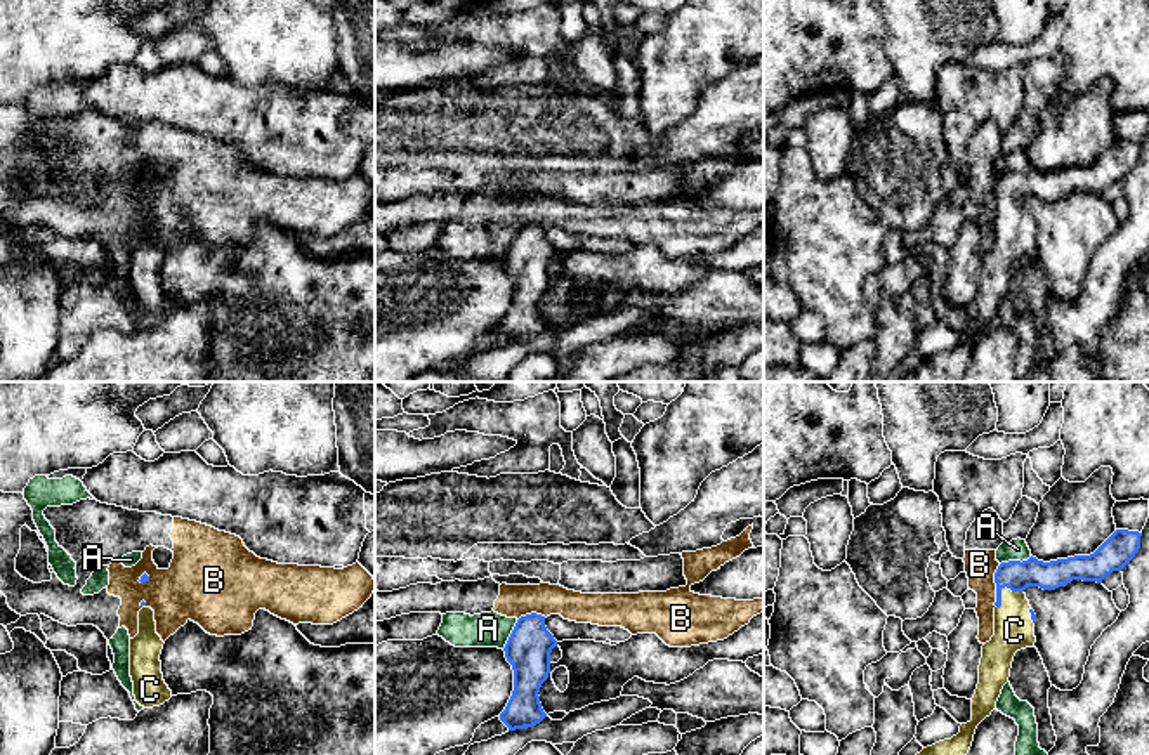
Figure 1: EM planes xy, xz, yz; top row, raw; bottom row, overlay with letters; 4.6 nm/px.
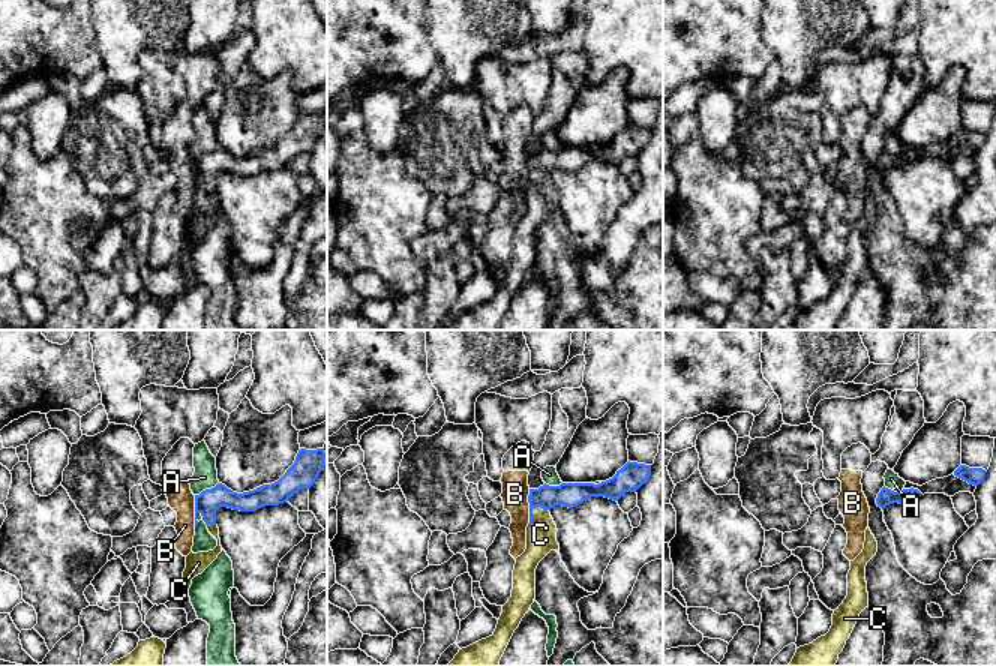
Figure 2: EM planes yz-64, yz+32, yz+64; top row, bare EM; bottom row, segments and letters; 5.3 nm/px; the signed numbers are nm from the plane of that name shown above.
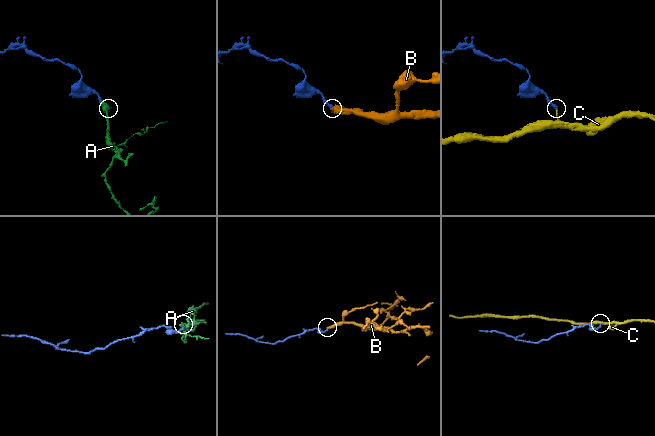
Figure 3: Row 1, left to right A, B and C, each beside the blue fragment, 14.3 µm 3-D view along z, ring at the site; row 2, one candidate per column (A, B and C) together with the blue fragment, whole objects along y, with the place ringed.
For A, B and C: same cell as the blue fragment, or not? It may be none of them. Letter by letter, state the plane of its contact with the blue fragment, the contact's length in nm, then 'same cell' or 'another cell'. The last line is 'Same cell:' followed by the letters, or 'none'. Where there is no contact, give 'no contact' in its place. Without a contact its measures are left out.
A: meets blue in yz; contact 160 nm long; another cell
B: meets blue in yz; contact 200 nm long; another cell
C: meets blue in yz; contact 150 nm long; same cell
Same cell: C

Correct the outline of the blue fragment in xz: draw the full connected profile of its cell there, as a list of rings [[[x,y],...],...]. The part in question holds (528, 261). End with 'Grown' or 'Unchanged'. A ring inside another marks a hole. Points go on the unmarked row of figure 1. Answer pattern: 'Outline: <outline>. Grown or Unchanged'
Outline: [[[531,224],[521,227],[503,259],[514,281],[514,302],[500,325],[509,342],[540,335],[547,325],[540,314],[540,299],[550,285],[550,264],[557,252],[545,238],[545,227]]]. Unchanged

